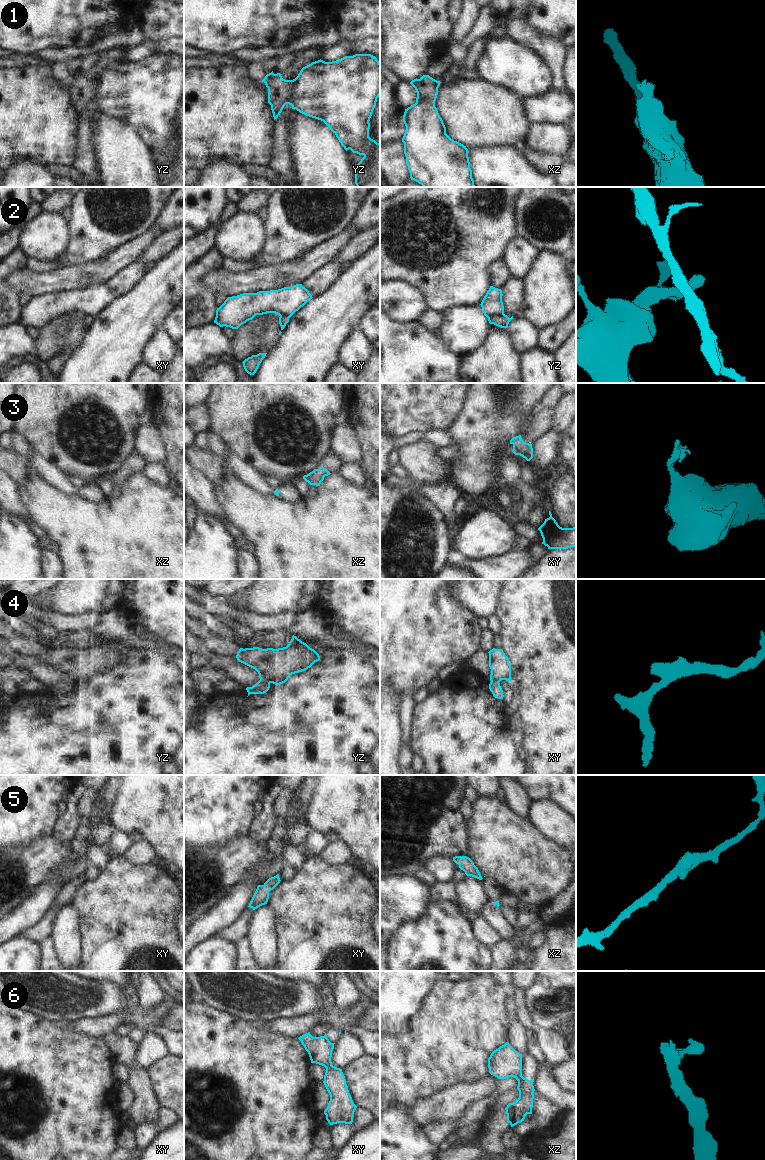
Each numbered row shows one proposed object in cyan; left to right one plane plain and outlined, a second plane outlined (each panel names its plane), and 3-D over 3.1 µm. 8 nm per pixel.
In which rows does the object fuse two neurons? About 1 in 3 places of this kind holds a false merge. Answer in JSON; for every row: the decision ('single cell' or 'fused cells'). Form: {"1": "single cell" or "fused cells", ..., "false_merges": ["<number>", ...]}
{"1": "single cell", "2": "fused cells", "3": "single cell", "4": "single cell", "5": "single cell", "6": "fused cells", "false_merges": ["2", "6"]}

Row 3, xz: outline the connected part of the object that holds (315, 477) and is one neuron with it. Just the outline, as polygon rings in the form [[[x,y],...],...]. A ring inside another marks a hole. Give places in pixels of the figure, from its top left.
[[[320,467],[319,469],[314,469],[309,474],[304,475],[303,479],[310,485],[320,486],[321,482],[324,480],[324,477],[330,474],[331,473],[326,468]]]

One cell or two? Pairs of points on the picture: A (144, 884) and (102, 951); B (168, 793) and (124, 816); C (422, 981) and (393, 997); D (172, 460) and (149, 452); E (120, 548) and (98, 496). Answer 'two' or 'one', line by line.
A: one
B: one
C: one
D: two
E: two

